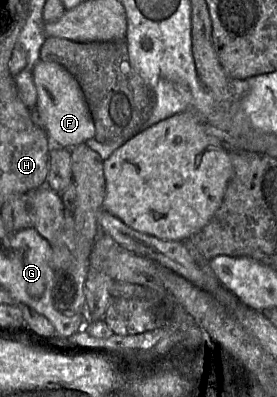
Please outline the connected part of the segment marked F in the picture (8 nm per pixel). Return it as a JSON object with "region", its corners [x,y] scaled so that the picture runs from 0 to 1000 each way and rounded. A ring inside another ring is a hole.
{"region":[[[141,151],[116,179],[134,232],[130,272],[181,355],[213,370],[256,375],[336,348],[339,307],[274,199],[217,161]]]}

